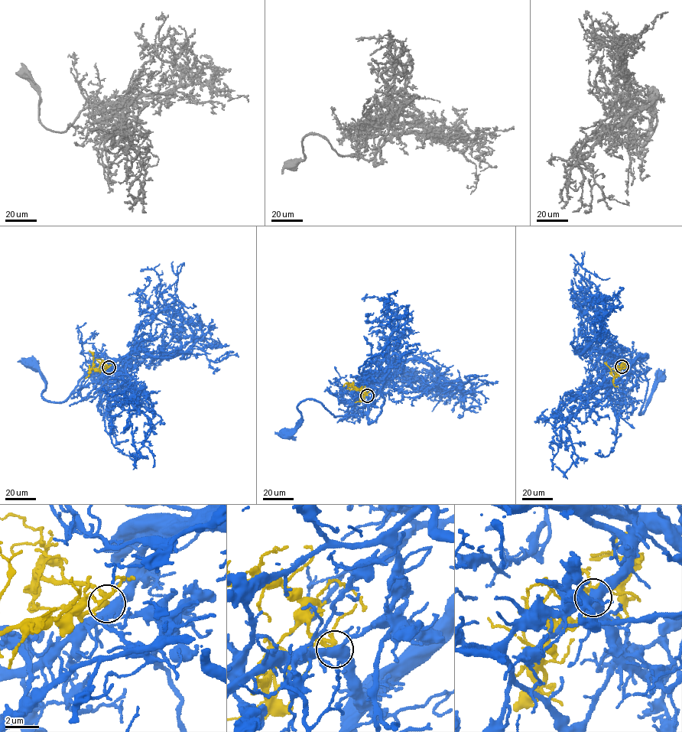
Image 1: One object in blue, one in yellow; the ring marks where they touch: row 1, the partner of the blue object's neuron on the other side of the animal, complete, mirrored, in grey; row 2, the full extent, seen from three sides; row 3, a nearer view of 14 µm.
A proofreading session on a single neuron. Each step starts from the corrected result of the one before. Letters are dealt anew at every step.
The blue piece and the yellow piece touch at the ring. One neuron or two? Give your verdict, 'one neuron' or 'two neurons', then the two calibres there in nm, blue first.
one neuron; 440 nm thick on the blue side, 180 nm on the other

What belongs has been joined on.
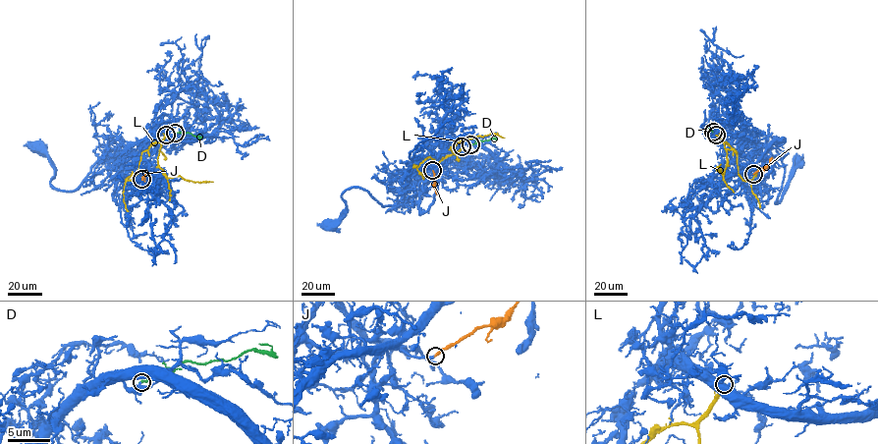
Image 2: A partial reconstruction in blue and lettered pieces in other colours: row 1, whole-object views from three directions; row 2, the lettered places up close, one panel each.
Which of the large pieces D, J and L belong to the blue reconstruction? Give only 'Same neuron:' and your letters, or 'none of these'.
Same neuron: J

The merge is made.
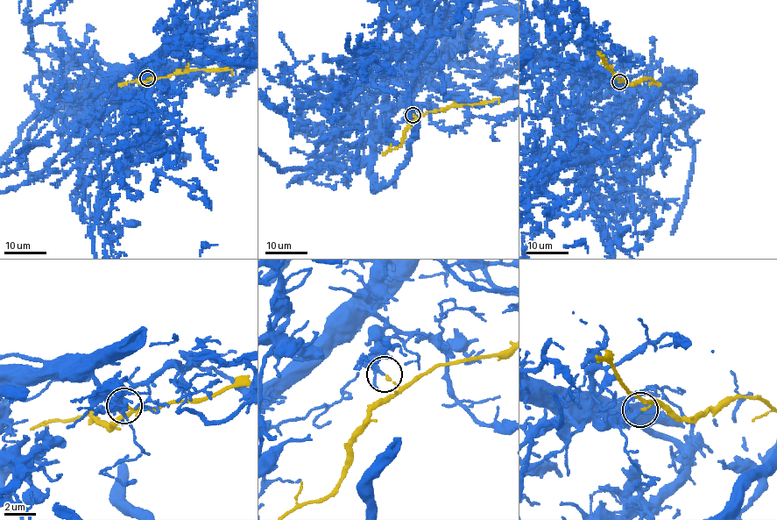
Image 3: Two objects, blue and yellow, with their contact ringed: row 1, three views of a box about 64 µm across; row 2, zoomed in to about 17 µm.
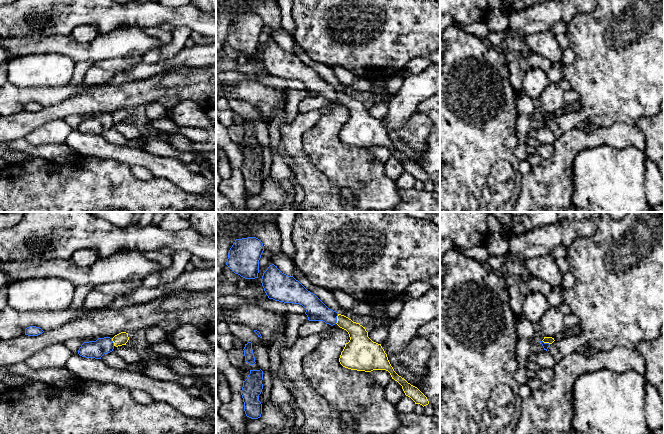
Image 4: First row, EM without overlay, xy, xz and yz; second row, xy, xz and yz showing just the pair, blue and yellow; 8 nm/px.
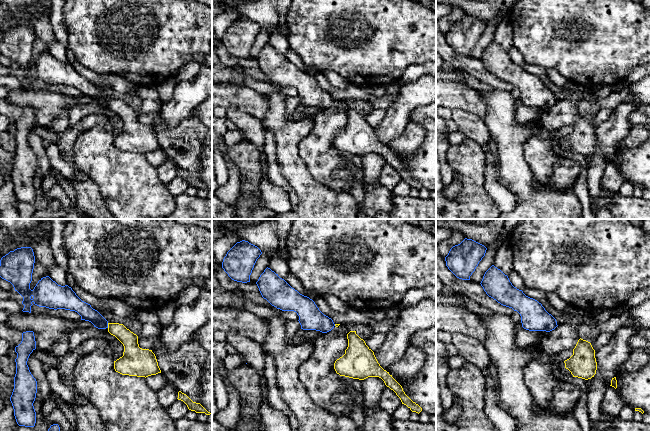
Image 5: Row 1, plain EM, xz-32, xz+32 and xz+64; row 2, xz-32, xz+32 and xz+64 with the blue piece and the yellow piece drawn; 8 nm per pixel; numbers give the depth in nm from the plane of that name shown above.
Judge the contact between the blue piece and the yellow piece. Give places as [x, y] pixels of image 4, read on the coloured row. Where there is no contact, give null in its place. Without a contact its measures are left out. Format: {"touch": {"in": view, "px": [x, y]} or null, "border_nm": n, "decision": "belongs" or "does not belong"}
{"touch": {"in": "xz", "px": [336, 319]}, "border_nm": 80, "decision": "does not belong"}

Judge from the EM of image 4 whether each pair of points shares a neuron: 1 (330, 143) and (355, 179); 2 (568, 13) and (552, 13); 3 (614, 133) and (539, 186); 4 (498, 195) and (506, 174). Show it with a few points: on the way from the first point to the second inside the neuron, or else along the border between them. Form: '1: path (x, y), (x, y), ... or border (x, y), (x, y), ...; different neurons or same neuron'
1: path (330, 152), (348, 170); same neuron
2: border (563, 10), (561, 19); different neurons
3: path (595, 139), (582, 140), (562, 160), (558, 167); same neuron
4: path (499, 190), (501, 179); same neuron

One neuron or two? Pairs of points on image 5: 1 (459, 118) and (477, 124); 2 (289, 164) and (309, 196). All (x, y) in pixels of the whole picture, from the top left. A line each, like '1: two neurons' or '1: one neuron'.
1: one neuron
2: one neuron

